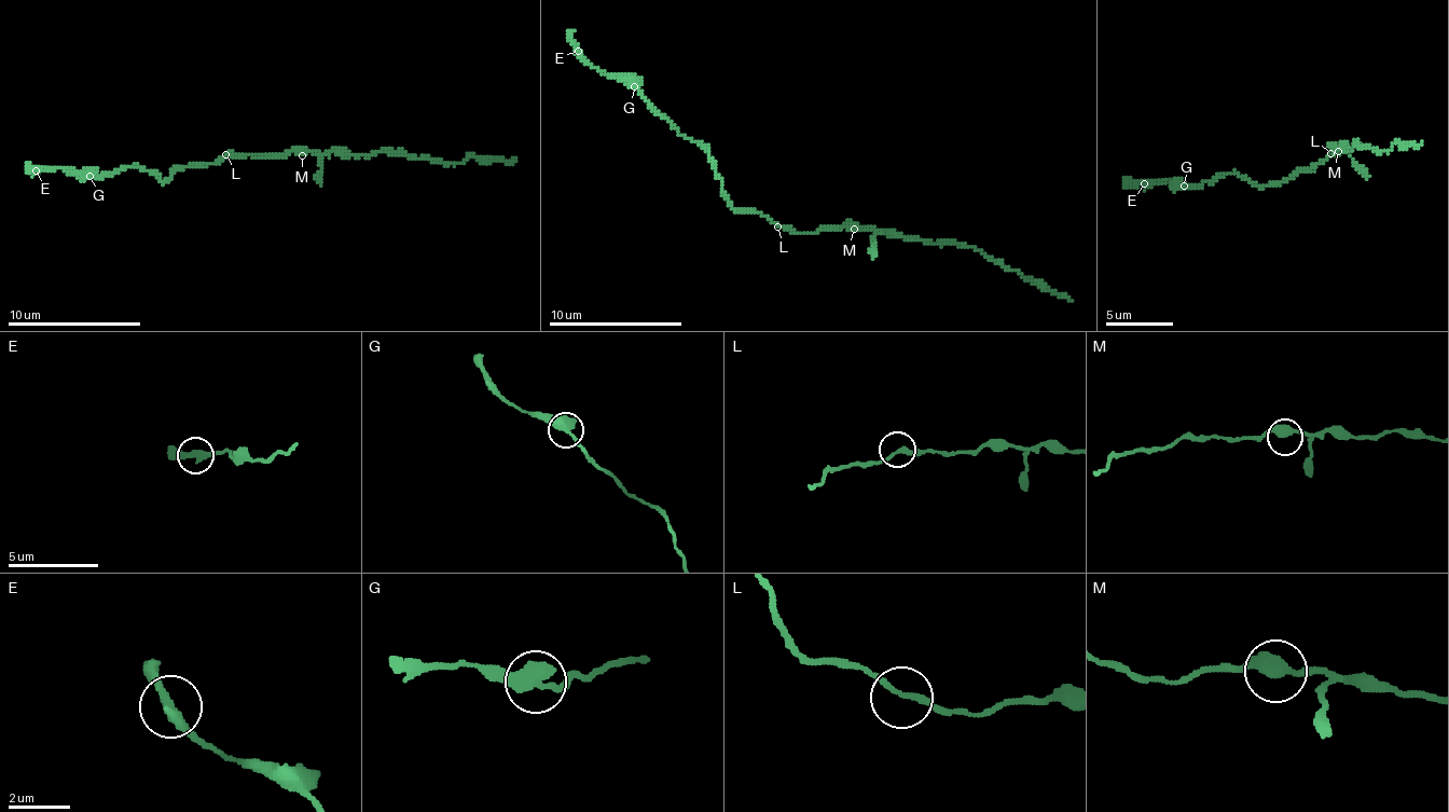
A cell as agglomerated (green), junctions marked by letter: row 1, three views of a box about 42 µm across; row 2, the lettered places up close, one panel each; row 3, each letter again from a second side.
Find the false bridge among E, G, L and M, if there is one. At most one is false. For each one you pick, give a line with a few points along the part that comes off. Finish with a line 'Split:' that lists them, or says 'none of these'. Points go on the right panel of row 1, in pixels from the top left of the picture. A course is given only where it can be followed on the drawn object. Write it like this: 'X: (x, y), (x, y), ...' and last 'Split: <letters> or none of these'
Split: none of these

